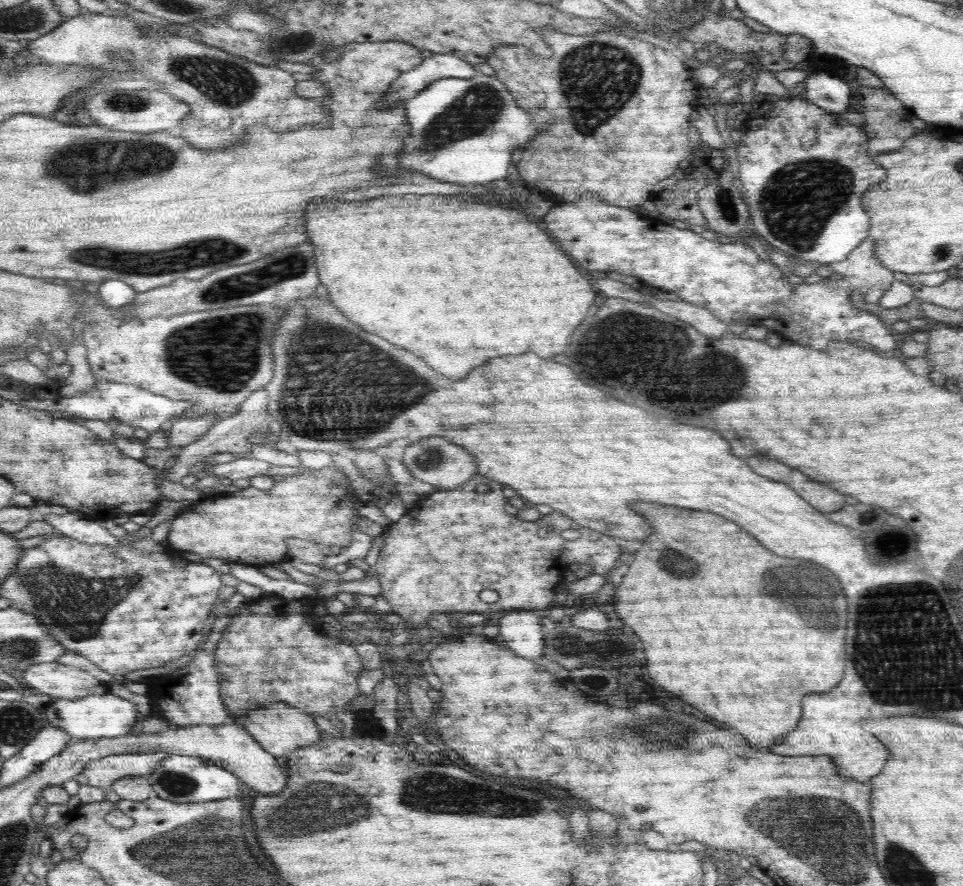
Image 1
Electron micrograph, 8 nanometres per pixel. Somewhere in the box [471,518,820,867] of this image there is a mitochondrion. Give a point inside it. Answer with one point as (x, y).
(666, 729)

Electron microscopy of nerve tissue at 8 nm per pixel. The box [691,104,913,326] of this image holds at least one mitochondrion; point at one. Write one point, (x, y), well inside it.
(798, 200)

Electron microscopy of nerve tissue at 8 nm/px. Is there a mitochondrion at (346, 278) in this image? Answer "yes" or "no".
no

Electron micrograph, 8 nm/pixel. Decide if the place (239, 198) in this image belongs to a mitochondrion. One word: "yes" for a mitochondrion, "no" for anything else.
no

